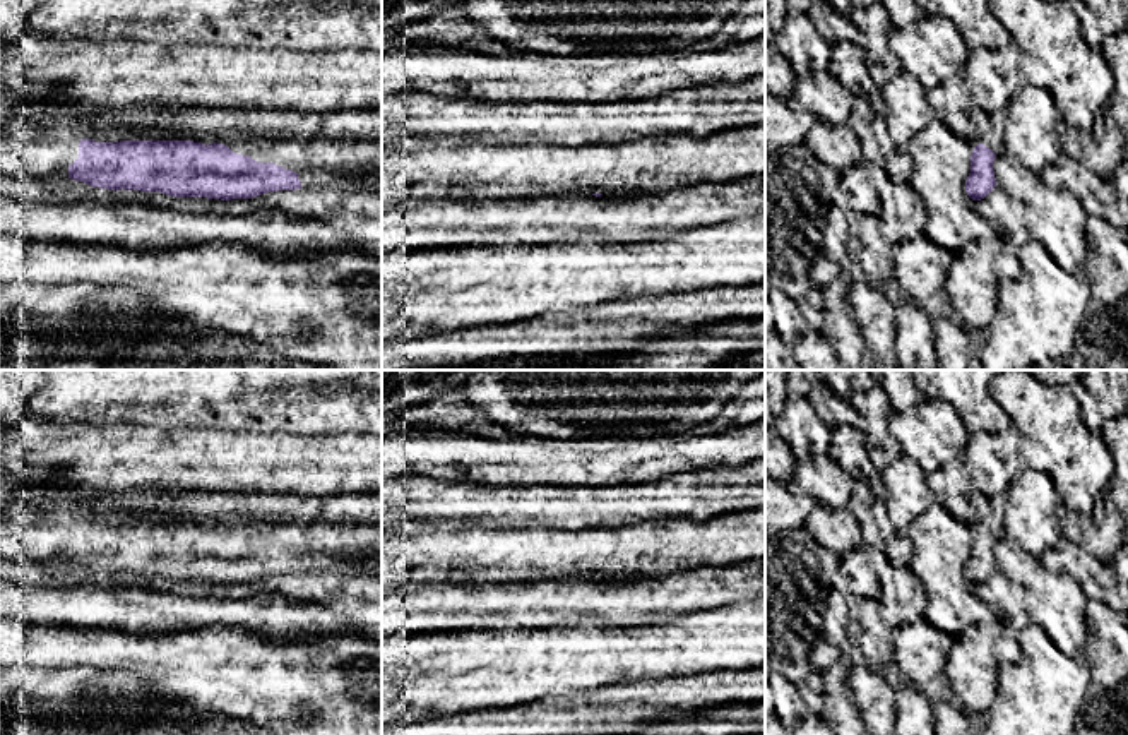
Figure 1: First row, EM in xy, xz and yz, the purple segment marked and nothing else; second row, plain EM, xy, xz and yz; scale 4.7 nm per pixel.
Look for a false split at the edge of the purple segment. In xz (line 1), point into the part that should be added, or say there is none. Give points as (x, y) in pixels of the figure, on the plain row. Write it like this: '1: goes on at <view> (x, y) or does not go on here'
1: does not go on here

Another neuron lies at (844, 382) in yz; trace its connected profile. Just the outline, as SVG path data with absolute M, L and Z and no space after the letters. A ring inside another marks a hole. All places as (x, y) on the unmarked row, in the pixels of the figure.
M818 370L818 375L844 401L849 401L858 391L876 385L870 370Z

